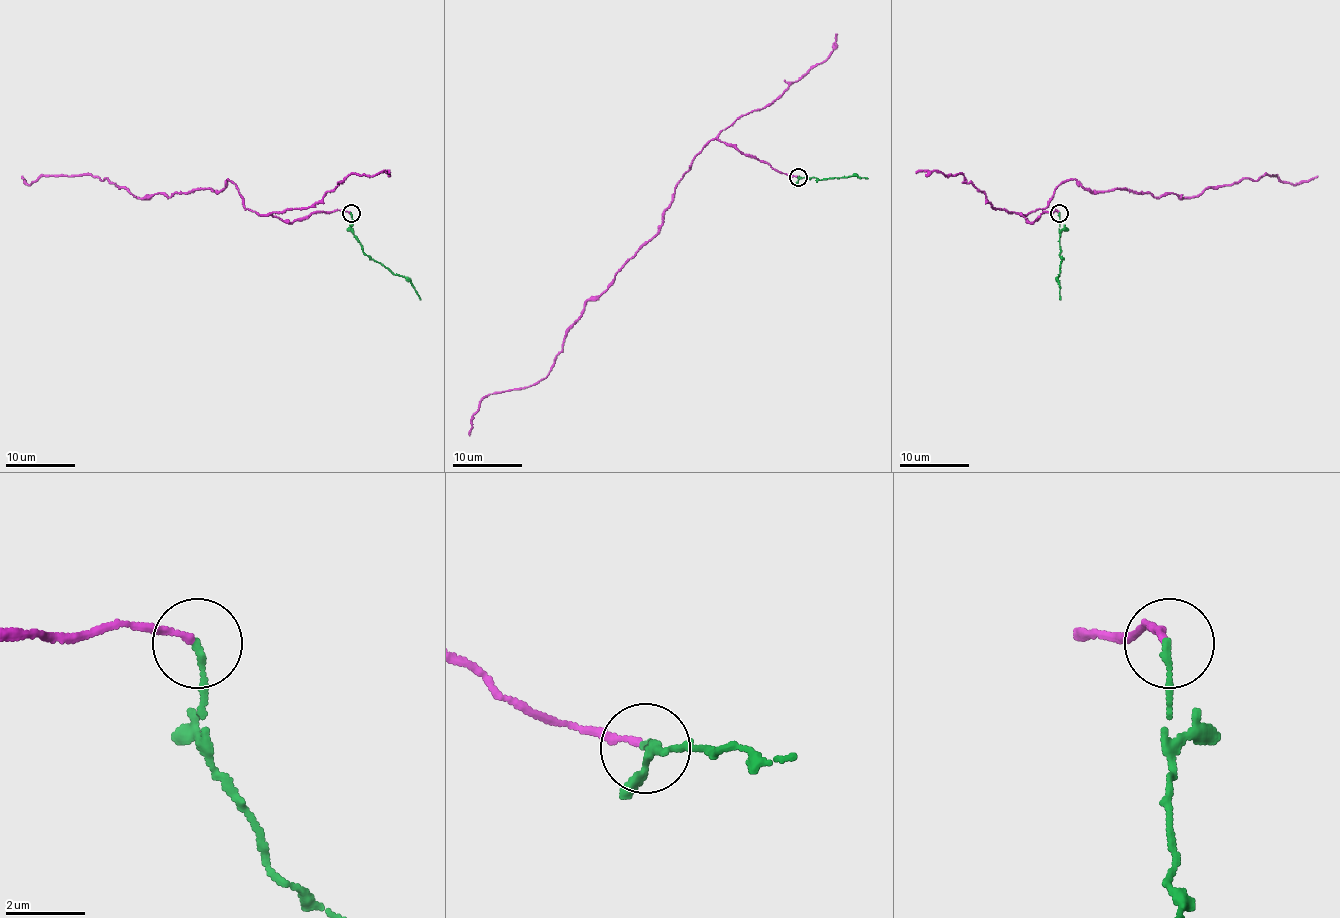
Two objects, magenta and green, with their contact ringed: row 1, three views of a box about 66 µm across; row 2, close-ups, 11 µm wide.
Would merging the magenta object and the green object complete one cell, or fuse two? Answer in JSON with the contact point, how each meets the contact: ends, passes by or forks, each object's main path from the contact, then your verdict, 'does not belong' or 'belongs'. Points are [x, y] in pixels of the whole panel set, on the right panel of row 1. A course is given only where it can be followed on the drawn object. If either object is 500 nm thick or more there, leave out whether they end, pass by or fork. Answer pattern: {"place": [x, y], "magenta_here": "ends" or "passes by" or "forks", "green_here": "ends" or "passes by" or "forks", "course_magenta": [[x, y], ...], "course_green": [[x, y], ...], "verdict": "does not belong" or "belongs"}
{"place": [1059, 213], "magenta_here": "ends", "green_here": "ends", "course_magenta": [[1059, 213], [1021, 214], [1075, 180], [1198, 197], [1244, 178], [1317, 176]], "course_green": [[1059, 213], [1061, 249], [1057, 277], [1061, 300]], "verdict": "belongs"}

